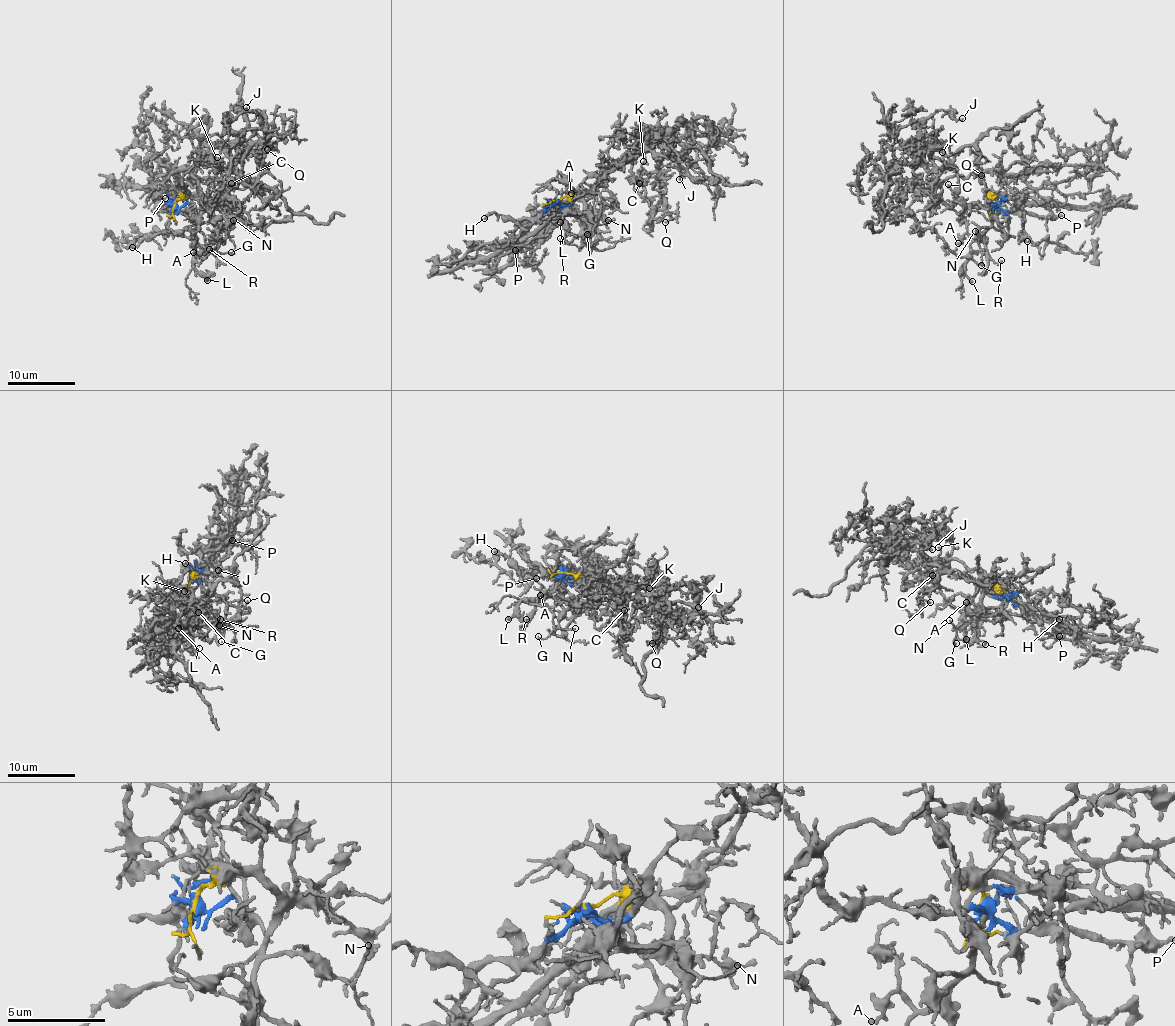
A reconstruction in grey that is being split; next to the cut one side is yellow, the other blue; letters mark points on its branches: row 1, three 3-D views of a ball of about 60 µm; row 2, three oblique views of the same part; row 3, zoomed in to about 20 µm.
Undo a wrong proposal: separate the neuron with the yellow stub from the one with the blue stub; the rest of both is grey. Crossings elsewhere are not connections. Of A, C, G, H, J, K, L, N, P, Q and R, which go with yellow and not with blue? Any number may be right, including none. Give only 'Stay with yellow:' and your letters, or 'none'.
Stay with yellow: A, G, L, N, R

